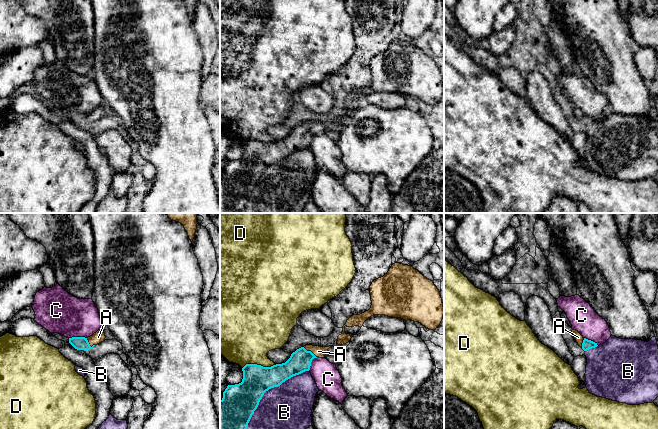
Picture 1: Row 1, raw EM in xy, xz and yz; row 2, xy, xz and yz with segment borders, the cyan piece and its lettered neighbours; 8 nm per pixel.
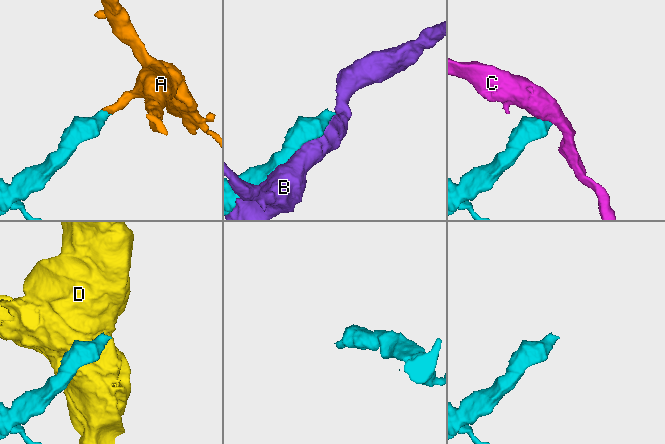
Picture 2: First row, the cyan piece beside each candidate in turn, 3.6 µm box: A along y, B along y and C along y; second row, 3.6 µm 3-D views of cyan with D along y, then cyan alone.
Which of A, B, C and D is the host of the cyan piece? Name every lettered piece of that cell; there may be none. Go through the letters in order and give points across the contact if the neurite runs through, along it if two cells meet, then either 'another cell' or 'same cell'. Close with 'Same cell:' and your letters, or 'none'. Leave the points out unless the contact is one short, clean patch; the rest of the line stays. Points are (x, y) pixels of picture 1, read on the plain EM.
A: way xz (300, 137), (310, 127), (318, 127); same cell
B: another cell
C: another cell
D: border xz (276, 140), (270, 142), (246, 140), (242, 144); another cell
Same cell: A

